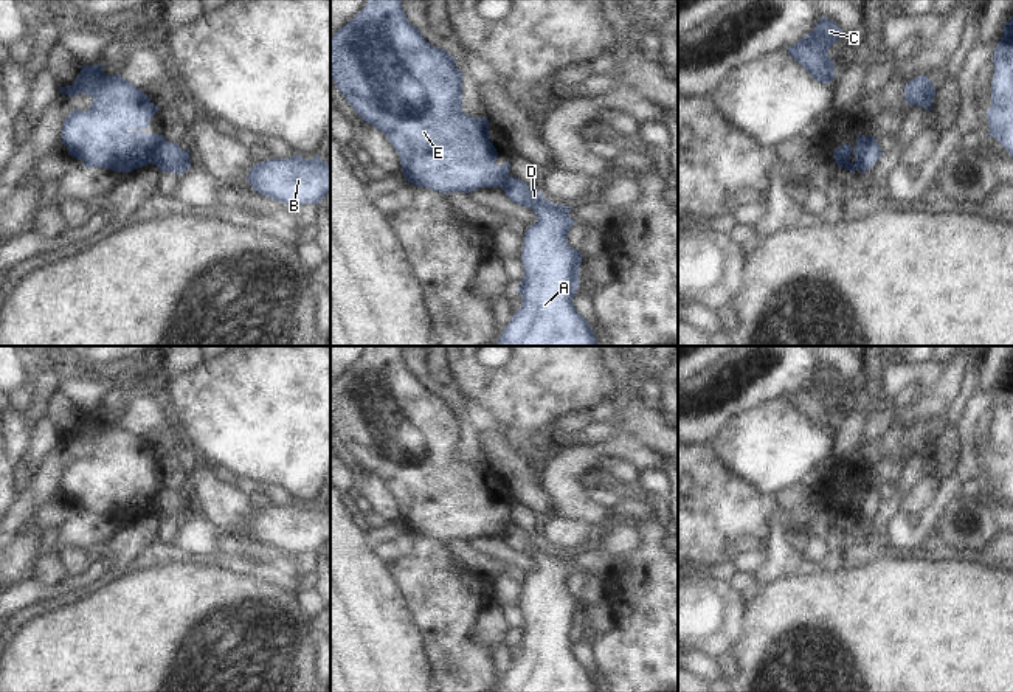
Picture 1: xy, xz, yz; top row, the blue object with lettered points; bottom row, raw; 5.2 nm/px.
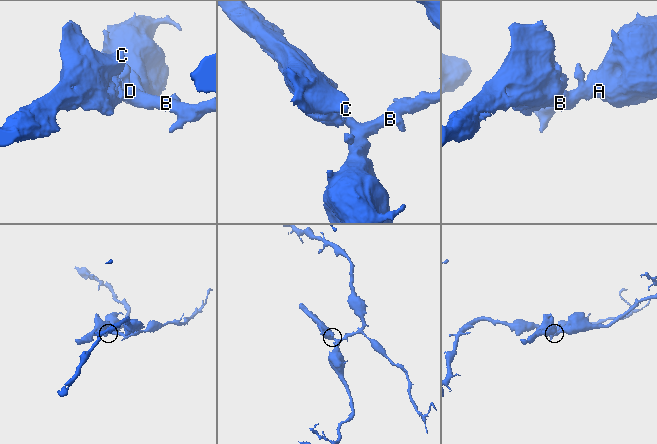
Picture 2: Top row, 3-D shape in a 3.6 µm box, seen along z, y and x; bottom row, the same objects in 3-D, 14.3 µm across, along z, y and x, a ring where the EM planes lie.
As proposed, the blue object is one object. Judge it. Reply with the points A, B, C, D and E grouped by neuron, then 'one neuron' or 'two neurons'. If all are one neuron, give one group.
A B D / C E | two neurons

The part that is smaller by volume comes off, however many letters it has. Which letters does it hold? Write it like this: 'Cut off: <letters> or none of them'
Cut off: C, E.

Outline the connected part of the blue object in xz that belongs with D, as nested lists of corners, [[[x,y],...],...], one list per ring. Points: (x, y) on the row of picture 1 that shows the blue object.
[[[509,177],[504,192],[513,203],[531,208],[538,220],[524,234],[521,254],[524,278],[517,287],[521,307],[503,330],[498,346],[597,346],[593,329],[572,304],[583,259],[566,240],[569,228],[576,223],[569,217],[572,206],[546,200],[537,186],[527,186],[517,177]]]

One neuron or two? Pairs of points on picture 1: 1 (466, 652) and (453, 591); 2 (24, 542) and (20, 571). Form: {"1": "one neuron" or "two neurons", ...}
{"1": "one neuron", "2": "one neuron"}

